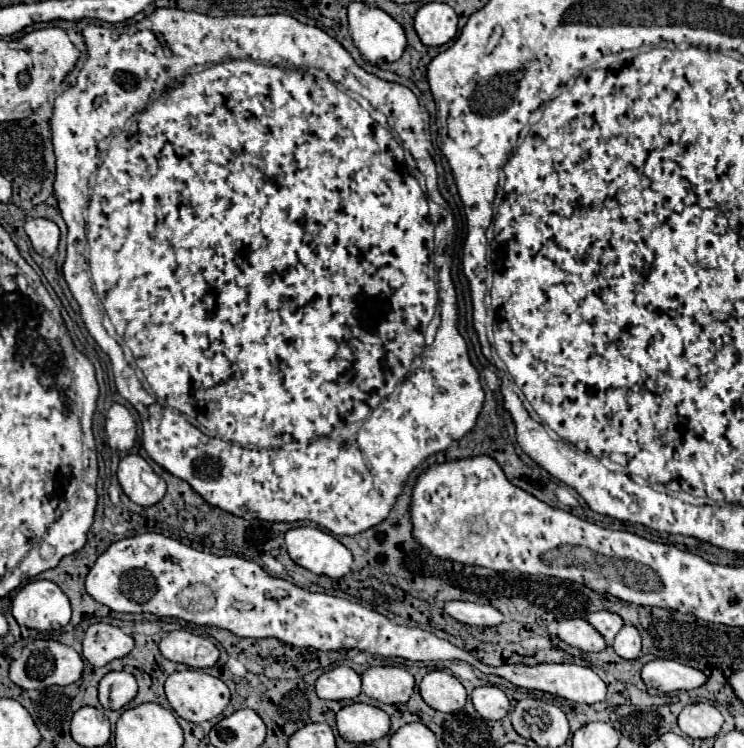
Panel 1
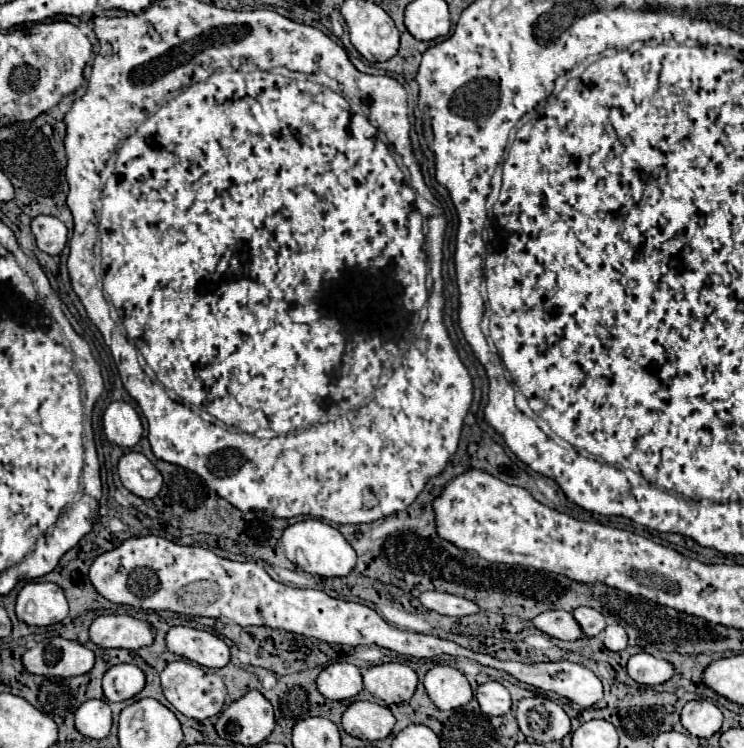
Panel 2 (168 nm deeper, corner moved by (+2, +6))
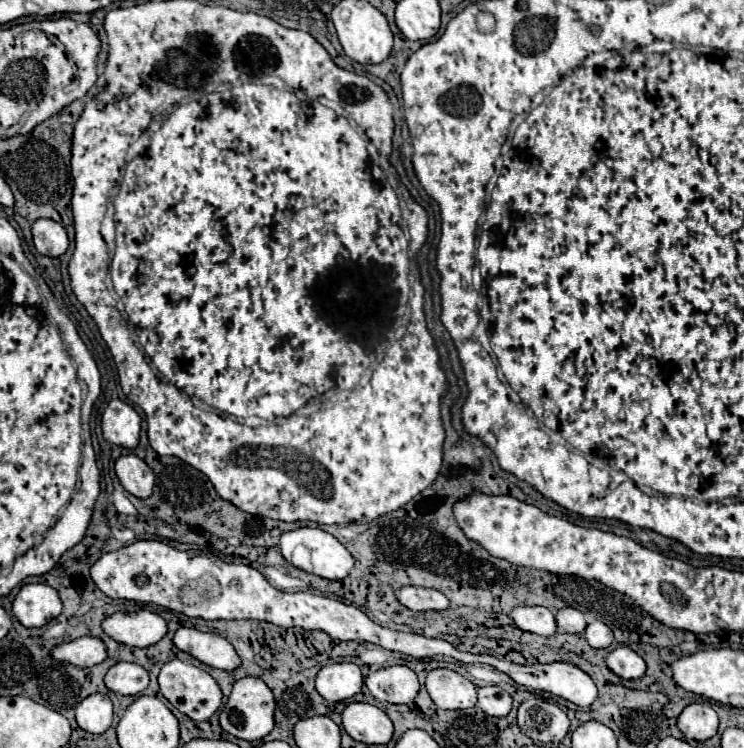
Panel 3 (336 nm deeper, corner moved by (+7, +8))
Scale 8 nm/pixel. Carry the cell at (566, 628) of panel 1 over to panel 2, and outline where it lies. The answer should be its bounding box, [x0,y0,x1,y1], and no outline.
[532,611,584,641]

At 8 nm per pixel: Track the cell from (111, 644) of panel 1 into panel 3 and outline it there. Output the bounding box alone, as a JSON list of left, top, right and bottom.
[103,609,167,647]

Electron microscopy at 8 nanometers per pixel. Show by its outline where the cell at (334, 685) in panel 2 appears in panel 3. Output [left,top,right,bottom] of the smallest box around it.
[317,663,363,701]

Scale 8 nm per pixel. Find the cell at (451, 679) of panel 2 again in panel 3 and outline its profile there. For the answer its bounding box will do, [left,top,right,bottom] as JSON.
[425,669,477,709]

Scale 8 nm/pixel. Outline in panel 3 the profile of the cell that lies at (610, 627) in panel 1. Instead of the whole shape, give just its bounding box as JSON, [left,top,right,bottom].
[555,607,587,633]

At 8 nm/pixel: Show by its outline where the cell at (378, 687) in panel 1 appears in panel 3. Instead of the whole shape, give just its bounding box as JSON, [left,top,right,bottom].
[365,665,419,703]

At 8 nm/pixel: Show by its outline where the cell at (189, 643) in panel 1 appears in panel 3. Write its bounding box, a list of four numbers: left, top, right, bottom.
[173,627,241,671]

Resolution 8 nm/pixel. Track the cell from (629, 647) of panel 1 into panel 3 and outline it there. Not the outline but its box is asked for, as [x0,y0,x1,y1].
[583,621,613,649]

